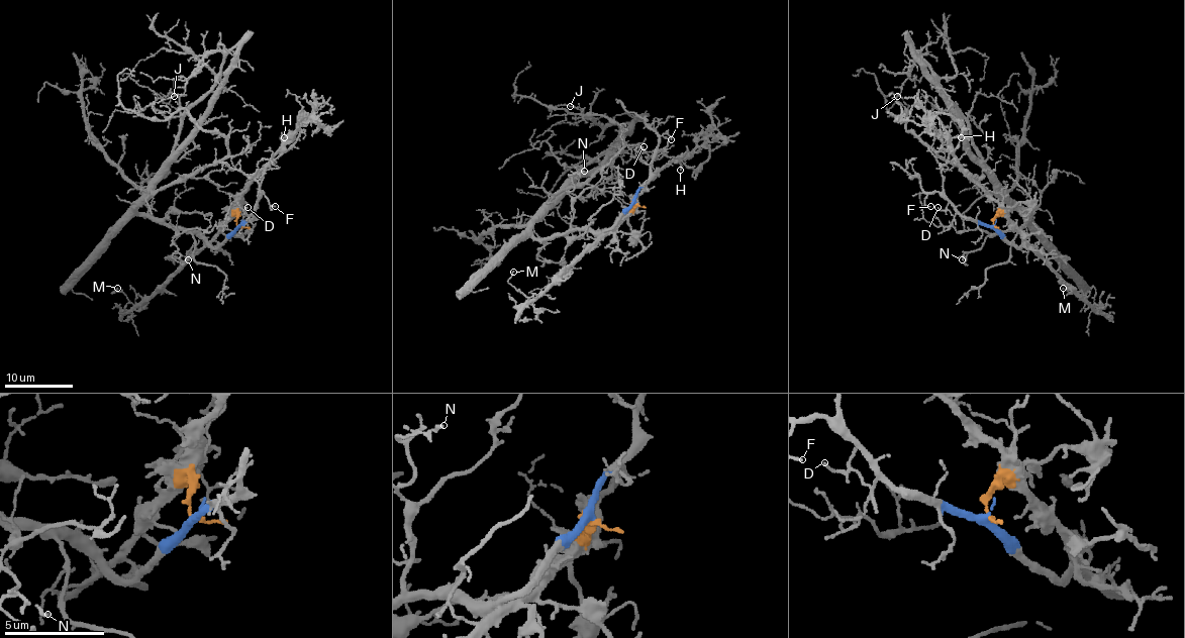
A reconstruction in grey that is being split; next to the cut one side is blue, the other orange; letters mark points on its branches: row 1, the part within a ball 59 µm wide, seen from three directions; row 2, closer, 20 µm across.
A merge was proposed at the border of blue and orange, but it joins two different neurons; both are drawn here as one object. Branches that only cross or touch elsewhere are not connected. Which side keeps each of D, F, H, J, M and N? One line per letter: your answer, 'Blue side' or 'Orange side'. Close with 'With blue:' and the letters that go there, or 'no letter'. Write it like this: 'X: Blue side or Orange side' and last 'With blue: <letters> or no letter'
D: Blue side
F: Blue side
H: Orange side
J: Blue side
M: Orange side
N: Blue side
With blue: D, F, J, N

